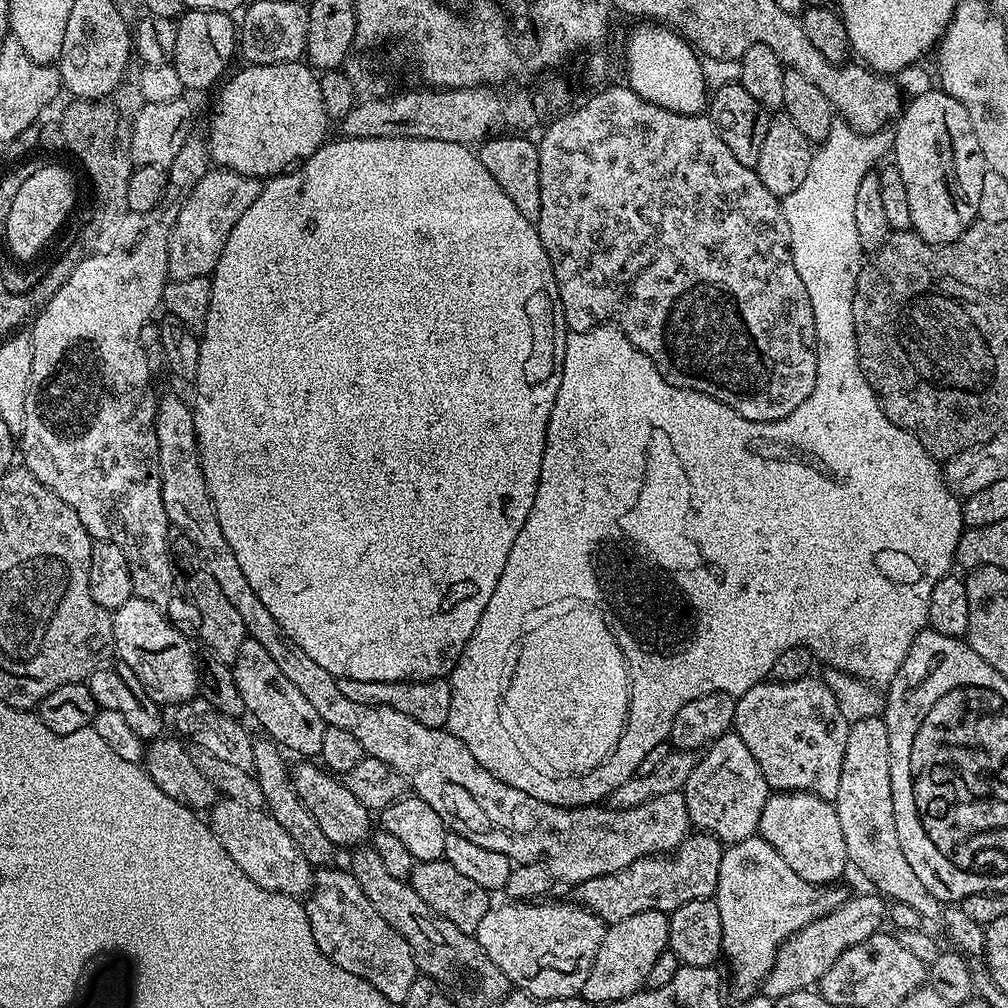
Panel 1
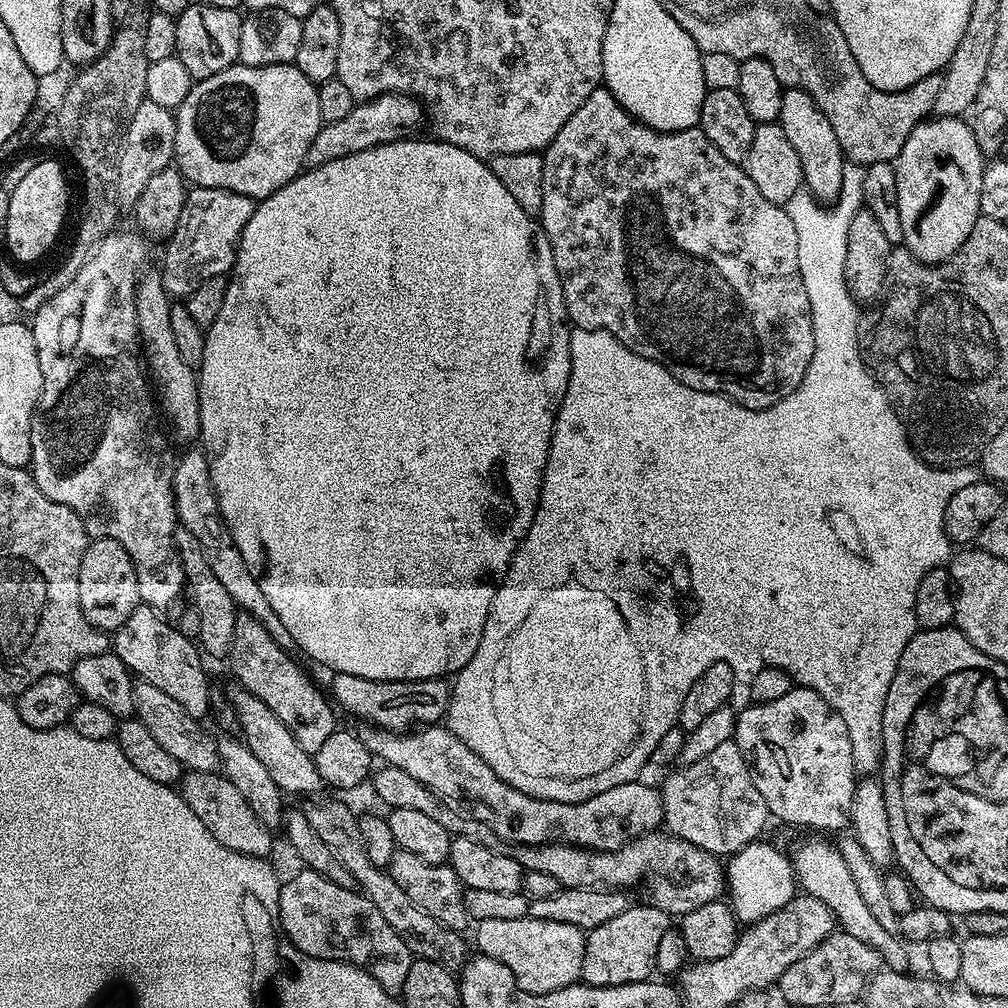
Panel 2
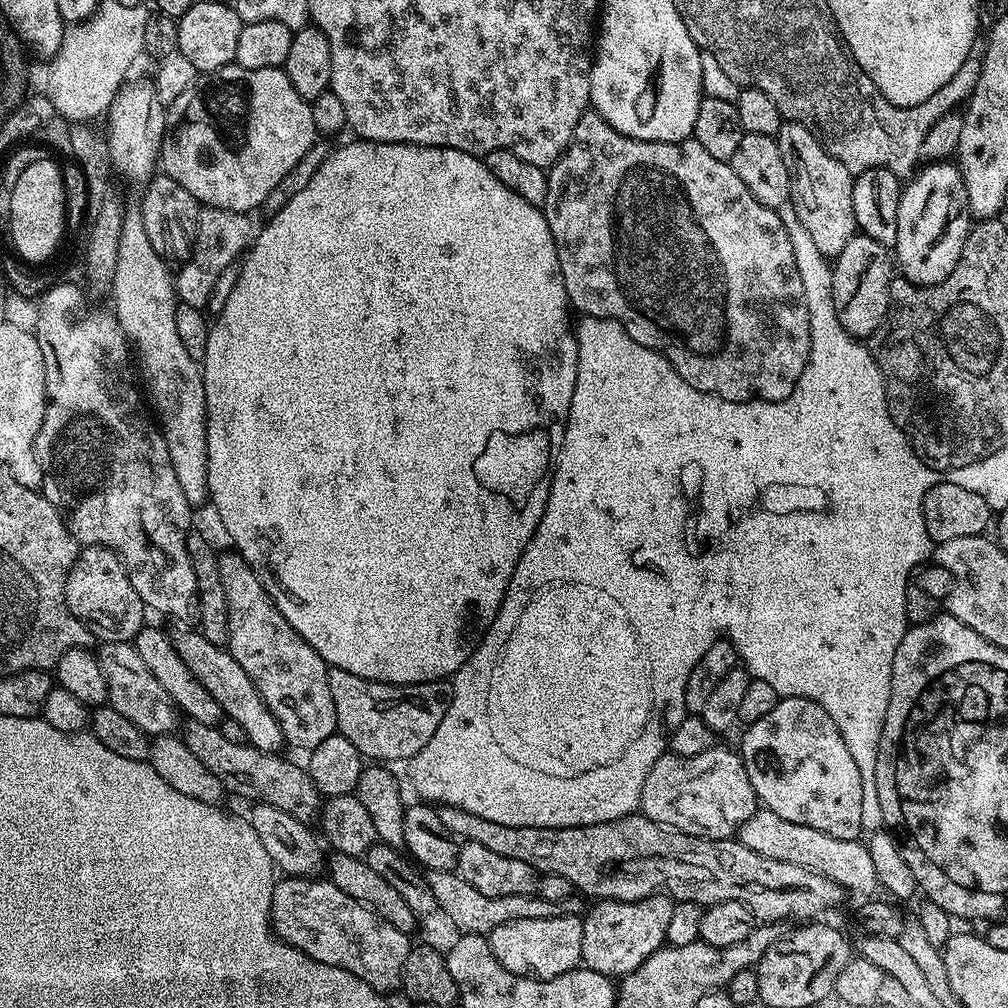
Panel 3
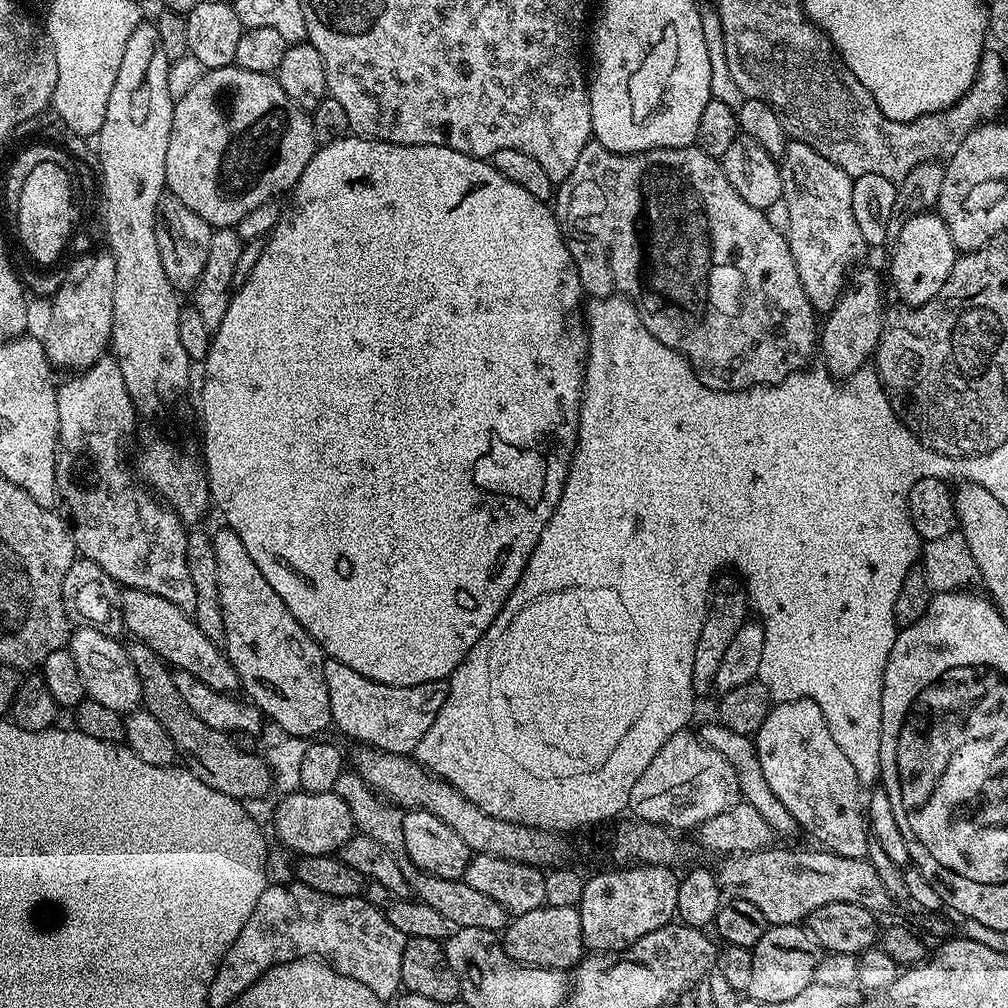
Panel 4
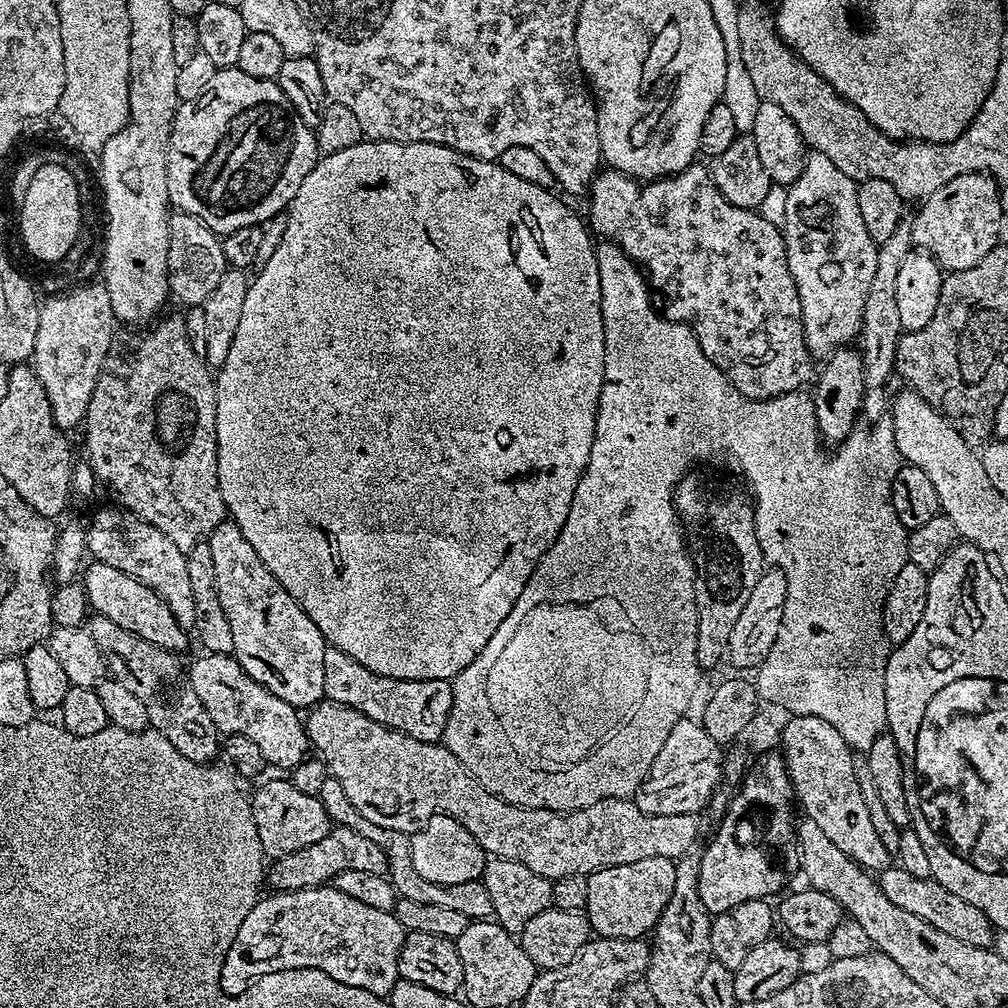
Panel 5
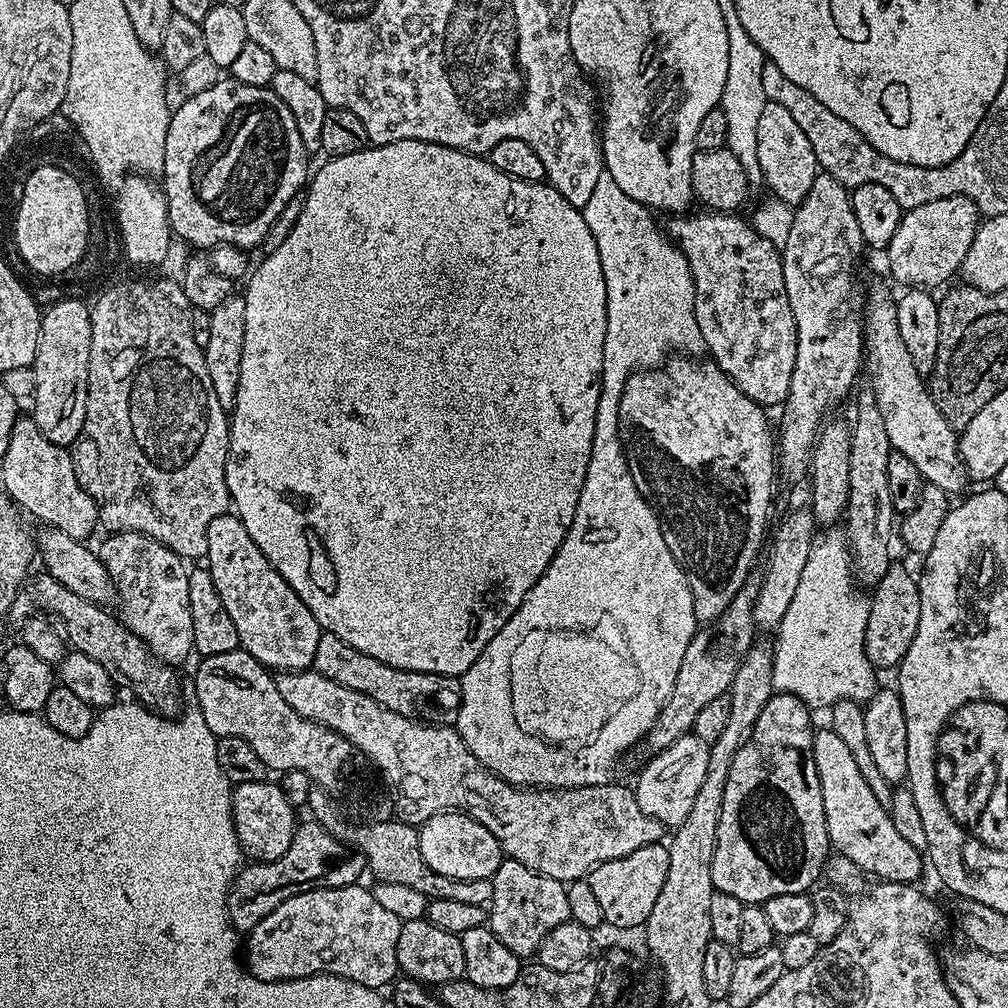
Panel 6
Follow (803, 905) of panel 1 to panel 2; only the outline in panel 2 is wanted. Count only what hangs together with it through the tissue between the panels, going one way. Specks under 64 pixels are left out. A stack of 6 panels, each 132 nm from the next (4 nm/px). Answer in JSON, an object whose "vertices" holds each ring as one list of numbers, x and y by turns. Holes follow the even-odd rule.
{"vertices":[[748,844,726,860,726,896,732,912,741,925,751,926,762,918,782,910,798,894,796,874,792,862,772,844]]}

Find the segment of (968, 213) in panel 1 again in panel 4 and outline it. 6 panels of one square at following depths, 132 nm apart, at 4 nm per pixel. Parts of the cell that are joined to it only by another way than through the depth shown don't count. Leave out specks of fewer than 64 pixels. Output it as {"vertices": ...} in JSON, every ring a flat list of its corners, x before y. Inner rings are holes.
{"vertices":[[932,210,910,218,910,222,906,222,906,226,902,226,902,230,894,237,891,248,892,284,897,294,904,299,901,301,909,308,930,302,930,298,942,290,942,282,950,278,950,270,958,255,946,222]]}

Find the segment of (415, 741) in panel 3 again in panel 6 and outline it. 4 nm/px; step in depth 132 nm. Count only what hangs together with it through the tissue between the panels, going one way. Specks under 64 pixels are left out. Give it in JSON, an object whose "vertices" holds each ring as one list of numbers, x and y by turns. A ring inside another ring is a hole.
{"vertices":[[329,632,320,633,312,668,318,674,330,678,330,682,338,682,338,686,358,690,358,694,366,694,374,698,374,702,386,706,386,710,394,710,394,714,419,720,421,724,452,726,458,718,460,681,457,677,408,672,405,668,386,666,378,662,378,658,370,658,370,654,362,654,362,650,354,650,354,646,346,646,342,638,334,638,334,634]]}

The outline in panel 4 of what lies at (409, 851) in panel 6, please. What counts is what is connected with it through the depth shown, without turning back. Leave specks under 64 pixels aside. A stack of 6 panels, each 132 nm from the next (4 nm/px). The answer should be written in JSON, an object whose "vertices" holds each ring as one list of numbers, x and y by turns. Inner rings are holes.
{"vertices":[[355,770,343,771,336,782,334,791,345,800,350,808,355,831,359,835,374,838,374,842,382,842,382,846,386,846,386,850,390,850,390,854,394,854,394,862,398,862,398,870,402,870,402,878,406,878,406,882,410,882,415,899,434,906,434,910,438,910,438,914,442,914,442,918,446,918,449,925,456,928,477,928,500,934,508,927,510,913,502,906,498,906,498,902,494,902,494,898,482,894,482,890,474,890,474,886,470,886,462,878,458,880,438,878,434,874,423,872,421,868,414,866,414,862,410,862,410,858,406,854,406,842,402,838,404,812,373,792,368,783]]}

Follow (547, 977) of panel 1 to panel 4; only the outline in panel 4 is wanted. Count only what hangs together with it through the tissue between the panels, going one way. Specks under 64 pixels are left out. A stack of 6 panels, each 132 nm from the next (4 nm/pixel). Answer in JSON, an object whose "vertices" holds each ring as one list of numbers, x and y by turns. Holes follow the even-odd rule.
{"vertices":[[545,904,521,916,512,916,502,933,502,943,509,958,519,964,529,964,531,968,575,969,586,952,580,910]]}

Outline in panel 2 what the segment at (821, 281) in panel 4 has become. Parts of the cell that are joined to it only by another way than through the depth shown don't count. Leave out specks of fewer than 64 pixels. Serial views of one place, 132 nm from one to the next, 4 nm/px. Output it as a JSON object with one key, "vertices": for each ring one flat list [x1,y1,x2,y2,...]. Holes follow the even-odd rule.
{"vertices":[[785,88,778,123,782,126,782,130,786,130,786,138,793,144,794,150,798,150,804,175,803,187,821,202,835,202,842,190,846,157,842,146,838,146,834,126,830,126,826,114,818,110,814,98,810,98,806,90]]}

